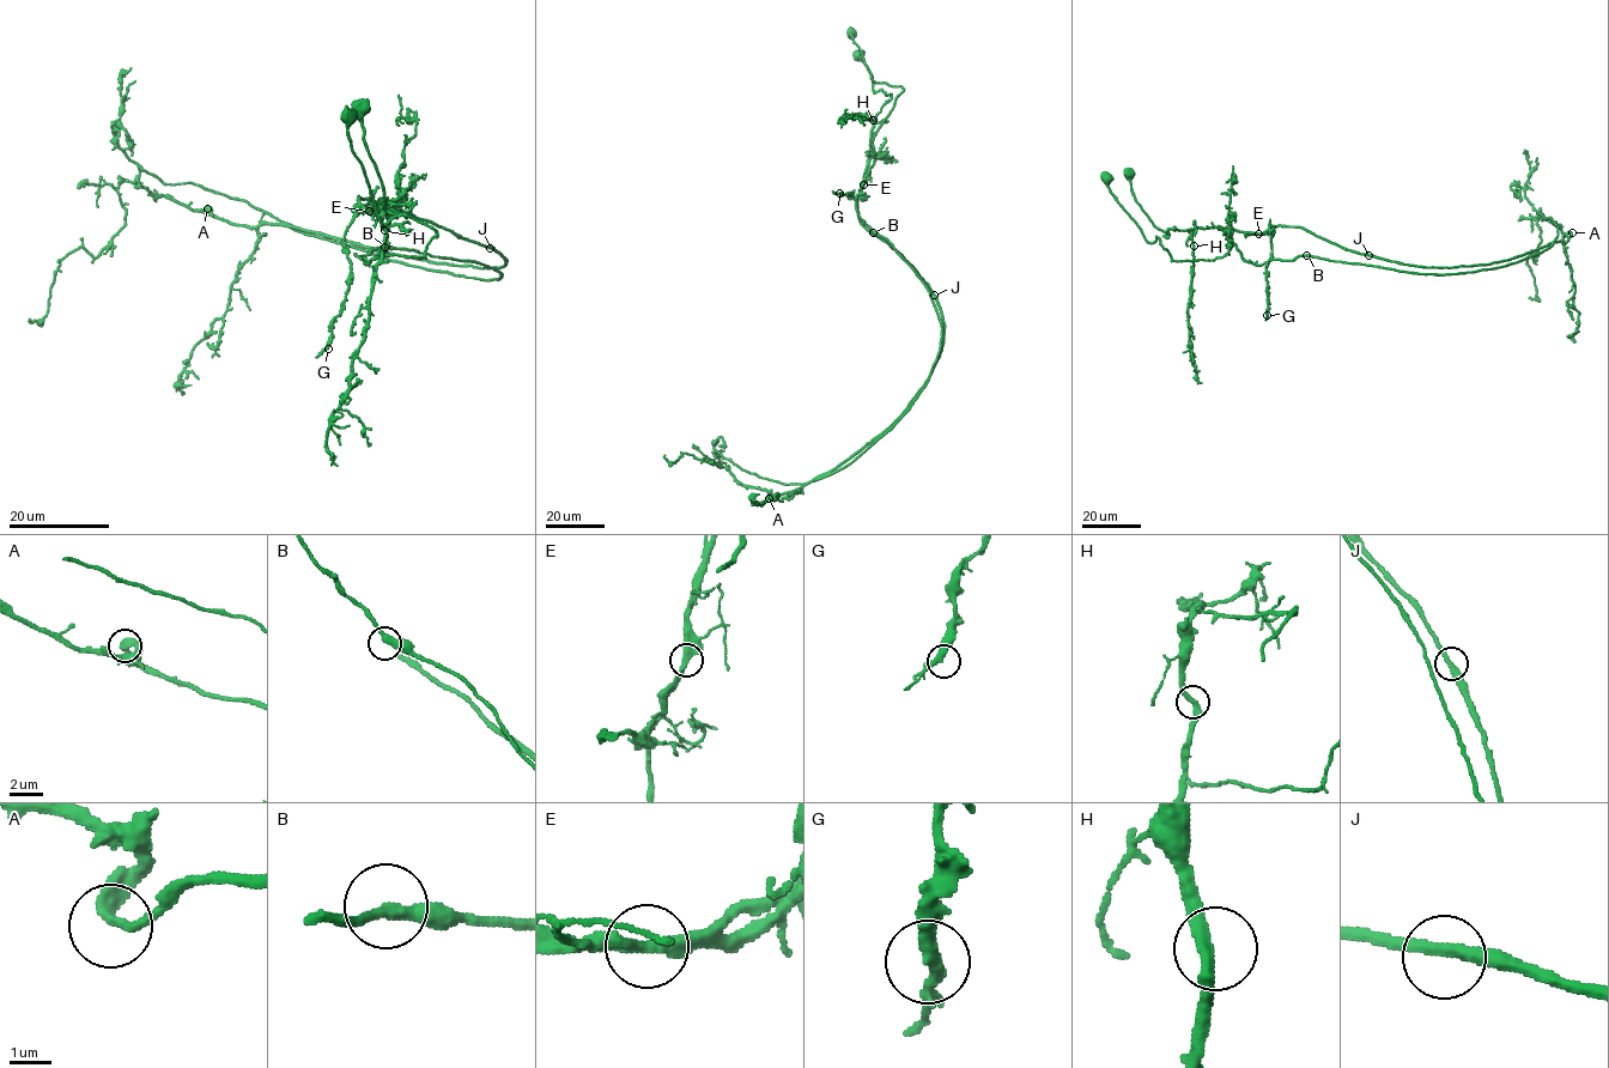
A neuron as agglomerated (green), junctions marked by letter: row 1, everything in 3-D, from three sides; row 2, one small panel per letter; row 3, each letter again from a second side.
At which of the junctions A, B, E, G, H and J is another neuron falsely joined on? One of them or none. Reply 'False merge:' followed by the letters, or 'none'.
False merge: E

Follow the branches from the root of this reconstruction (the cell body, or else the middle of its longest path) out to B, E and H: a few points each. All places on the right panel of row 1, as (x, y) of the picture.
B: (1129, 173), (1135, 201), (1166, 237), (1169, 229), (1221, 226), (1240, 255), (1257, 265), (1306, 255)
E: (1129, 173), (1133, 174), (1130, 184), (1135, 201), (1166, 237), (1169, 229), (1219, 226), (1257, 234)
H: (1129, 173), (1133, 174), (1134, 199), (1151, 222), (1166, 237), (1169, 229), (1192, 230), (1194, 246)

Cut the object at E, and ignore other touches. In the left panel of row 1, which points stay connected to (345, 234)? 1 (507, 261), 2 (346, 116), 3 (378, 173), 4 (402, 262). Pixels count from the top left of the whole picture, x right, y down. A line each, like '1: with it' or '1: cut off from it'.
1: with it
2: cut off from it
3: with it
4: cut off from it

